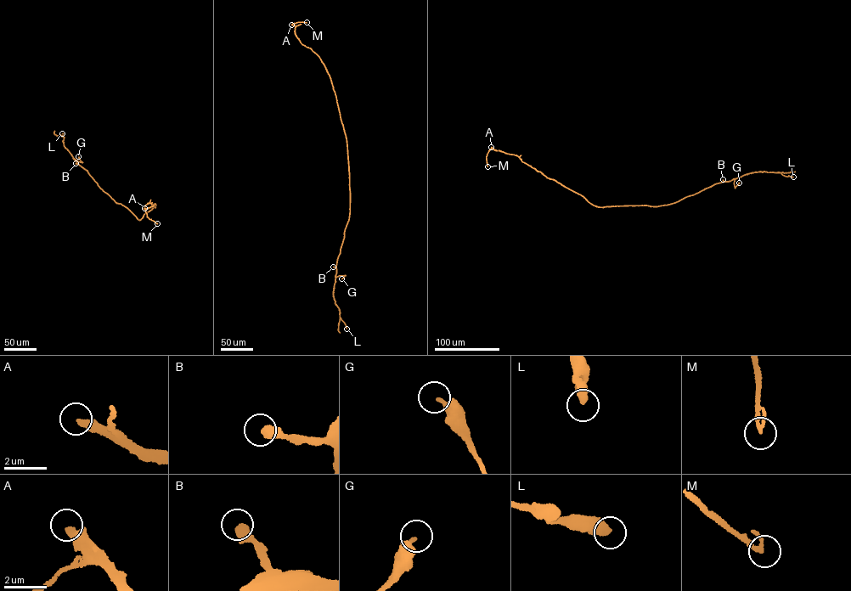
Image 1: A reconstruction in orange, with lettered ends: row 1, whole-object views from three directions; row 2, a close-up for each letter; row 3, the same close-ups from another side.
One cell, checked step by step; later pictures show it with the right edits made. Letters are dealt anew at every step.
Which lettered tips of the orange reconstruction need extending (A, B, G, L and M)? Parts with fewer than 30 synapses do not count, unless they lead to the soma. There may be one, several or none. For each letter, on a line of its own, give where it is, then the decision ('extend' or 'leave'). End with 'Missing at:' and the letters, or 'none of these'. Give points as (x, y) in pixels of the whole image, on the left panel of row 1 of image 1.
A: place (144, 208); extend
B: place (76, 163); leave
G: place (78, 156); leave
L: place (62, 133); leave
M: place (157, 223); extend
Missing at: A, M

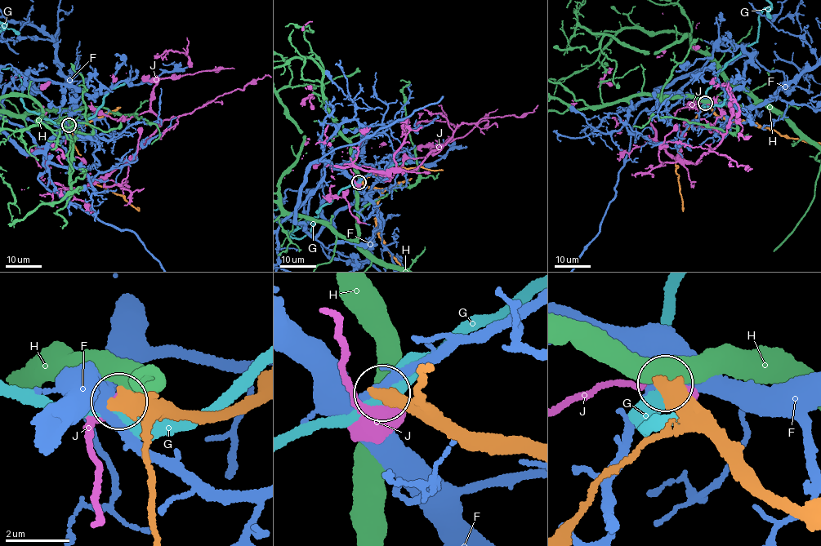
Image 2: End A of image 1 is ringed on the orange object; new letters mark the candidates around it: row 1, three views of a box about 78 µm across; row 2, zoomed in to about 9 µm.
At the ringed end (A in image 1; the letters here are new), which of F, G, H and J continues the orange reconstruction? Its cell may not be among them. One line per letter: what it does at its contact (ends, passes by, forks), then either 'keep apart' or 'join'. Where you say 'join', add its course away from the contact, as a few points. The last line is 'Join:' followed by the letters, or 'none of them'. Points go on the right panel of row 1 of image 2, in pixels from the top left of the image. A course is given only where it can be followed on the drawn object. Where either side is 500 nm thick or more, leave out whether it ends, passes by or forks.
F: it passes by; keep apart
G: keep apart
H: keep apart
J: it passes by; keep apart
Join: none of them

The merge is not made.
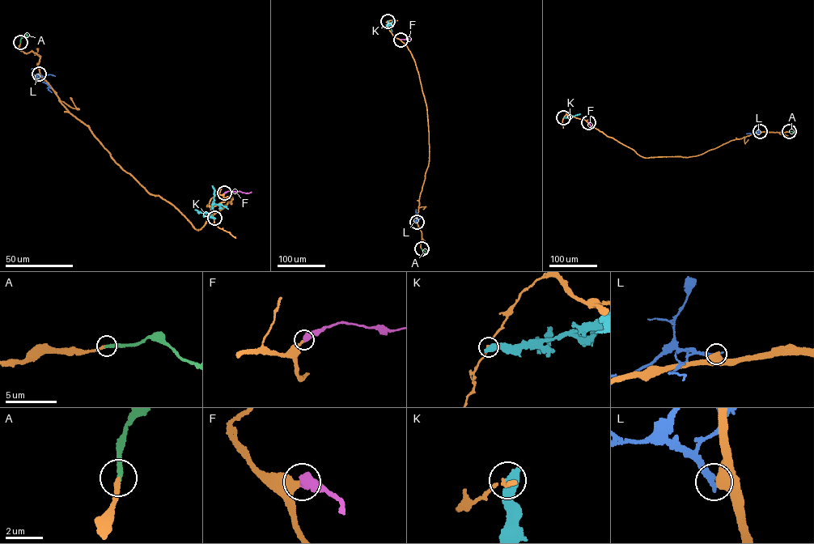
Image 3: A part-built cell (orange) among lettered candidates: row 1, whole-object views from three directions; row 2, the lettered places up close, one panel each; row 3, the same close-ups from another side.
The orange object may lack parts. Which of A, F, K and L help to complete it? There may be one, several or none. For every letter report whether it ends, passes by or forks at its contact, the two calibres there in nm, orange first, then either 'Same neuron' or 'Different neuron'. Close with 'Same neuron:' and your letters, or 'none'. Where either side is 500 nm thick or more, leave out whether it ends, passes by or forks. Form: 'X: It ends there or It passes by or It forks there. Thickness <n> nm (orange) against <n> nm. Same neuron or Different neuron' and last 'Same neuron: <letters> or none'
A: It ends there. Thickness 260 nm (orange) against 300 nm. Same neuron
F: Thickness 260 nm (orange) against 550 nm. Same neuron
K: Thickness 140 nm (orange) against 650 nm. Different neuron
L: Thickness 700 nm (orange) against 360 nm. Different neuron
Same neuron: A, F

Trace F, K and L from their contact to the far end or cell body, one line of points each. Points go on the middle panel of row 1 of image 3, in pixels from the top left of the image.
F: (400, 40), (411, 39)
K: (387, 21), (391, 31)
L: (417, 222), (416, 209)

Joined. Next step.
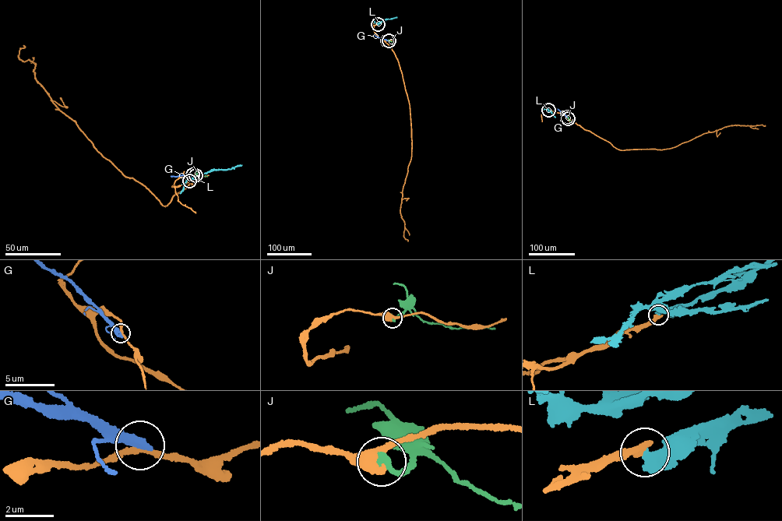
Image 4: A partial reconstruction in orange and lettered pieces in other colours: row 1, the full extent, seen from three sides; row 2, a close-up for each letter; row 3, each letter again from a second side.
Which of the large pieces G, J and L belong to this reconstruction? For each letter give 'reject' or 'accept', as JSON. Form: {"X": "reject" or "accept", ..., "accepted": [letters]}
{"G": "reject", "J": "reject", "L": "accept", "accepted": ["L"]}

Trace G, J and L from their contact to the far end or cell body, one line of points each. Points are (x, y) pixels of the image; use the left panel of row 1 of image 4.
G: (192, 174), (170, 176)
J: (195, 174), (207, 176)
L: (189, 181), (213, 170), (230, 169), (241, 165)

